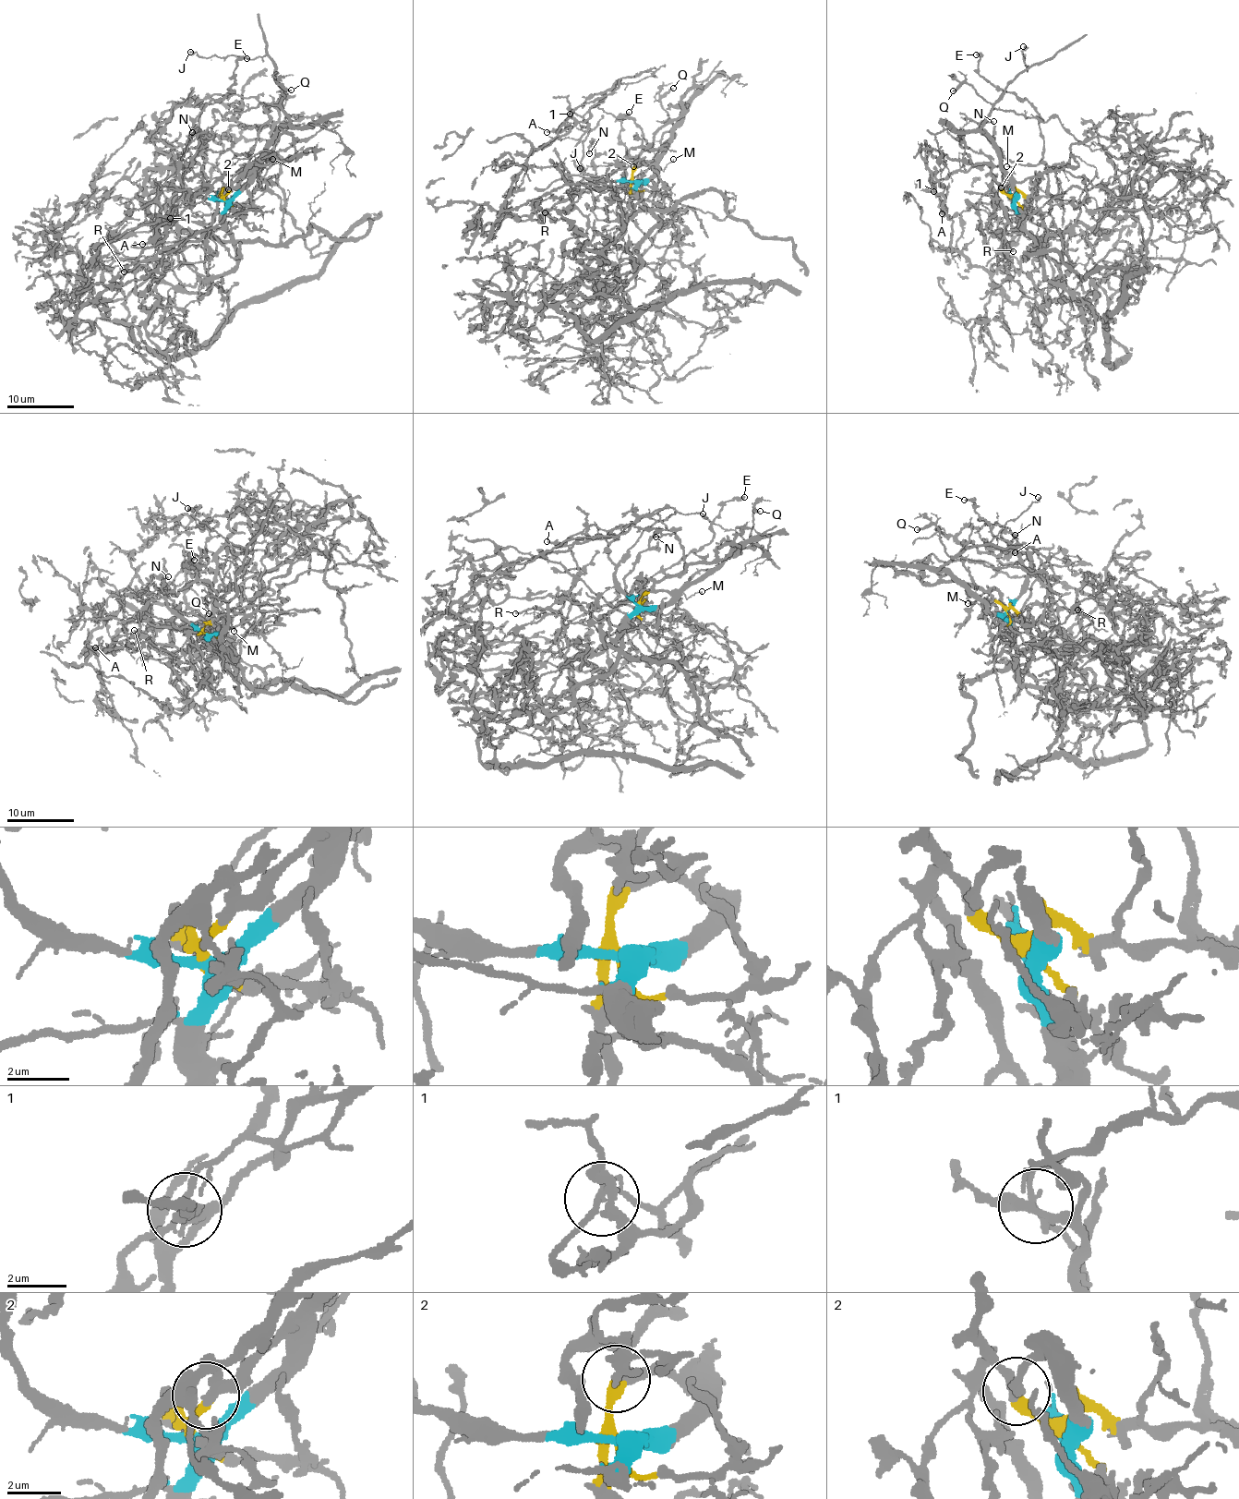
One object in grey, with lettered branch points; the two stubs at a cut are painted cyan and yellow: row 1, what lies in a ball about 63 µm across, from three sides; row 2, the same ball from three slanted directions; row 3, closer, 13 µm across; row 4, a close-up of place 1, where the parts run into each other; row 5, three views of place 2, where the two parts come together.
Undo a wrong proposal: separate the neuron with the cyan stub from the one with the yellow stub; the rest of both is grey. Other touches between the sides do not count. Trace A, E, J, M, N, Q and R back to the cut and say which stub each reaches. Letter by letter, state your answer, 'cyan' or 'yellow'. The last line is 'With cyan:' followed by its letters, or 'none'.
A: cyan
E: yellow
J: cyan
M: cyan
N: yellow
Q: cyan
R: yellow
With cyan: A, J, M, Q

